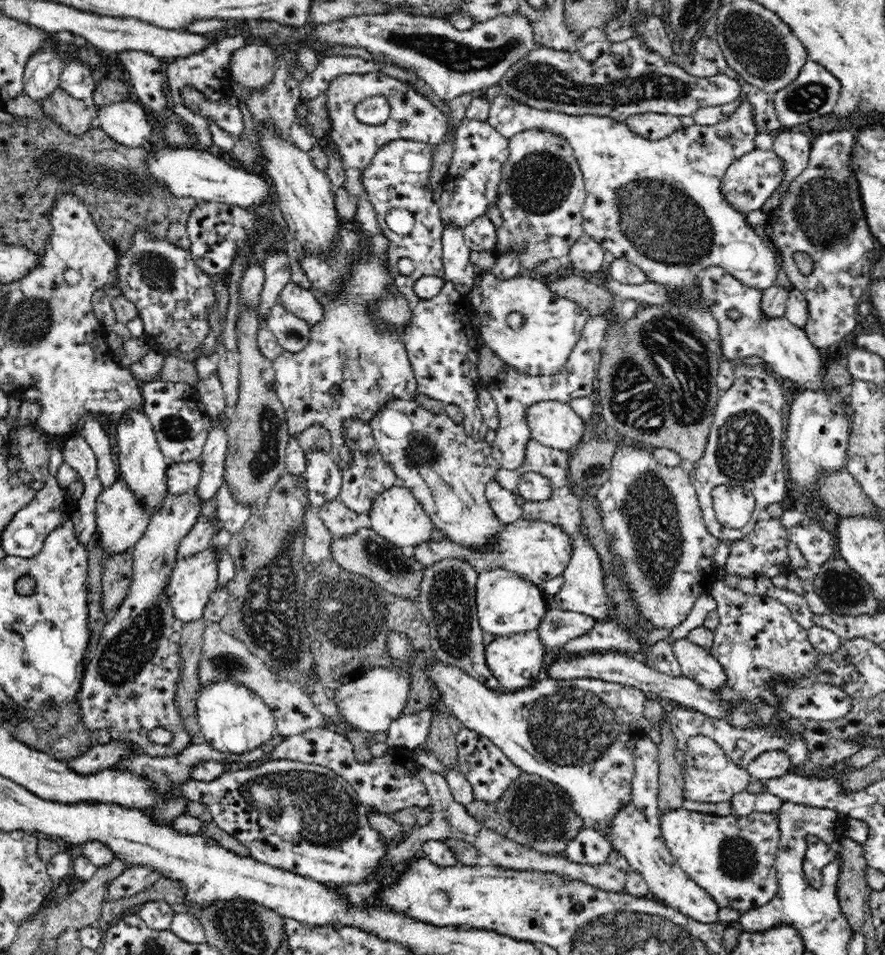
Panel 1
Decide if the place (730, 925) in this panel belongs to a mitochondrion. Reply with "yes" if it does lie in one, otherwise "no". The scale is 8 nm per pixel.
no

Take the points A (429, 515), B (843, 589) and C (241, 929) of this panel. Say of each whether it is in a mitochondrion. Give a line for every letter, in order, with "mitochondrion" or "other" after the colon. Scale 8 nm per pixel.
A: other
B: mitochondrion
C: mitochondrion

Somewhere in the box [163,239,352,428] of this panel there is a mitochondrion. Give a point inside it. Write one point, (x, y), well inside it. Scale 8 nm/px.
(293, 334)

